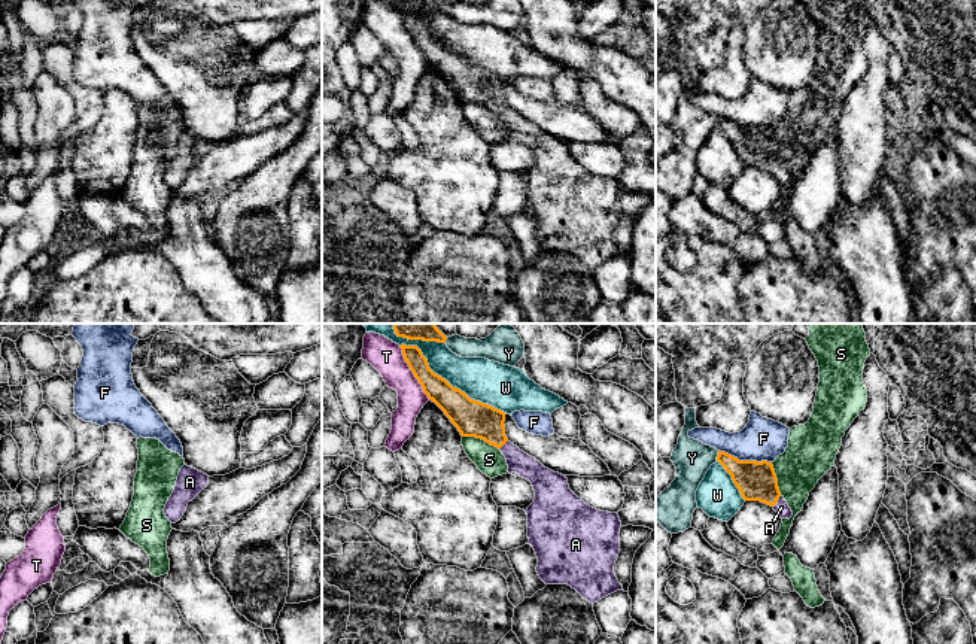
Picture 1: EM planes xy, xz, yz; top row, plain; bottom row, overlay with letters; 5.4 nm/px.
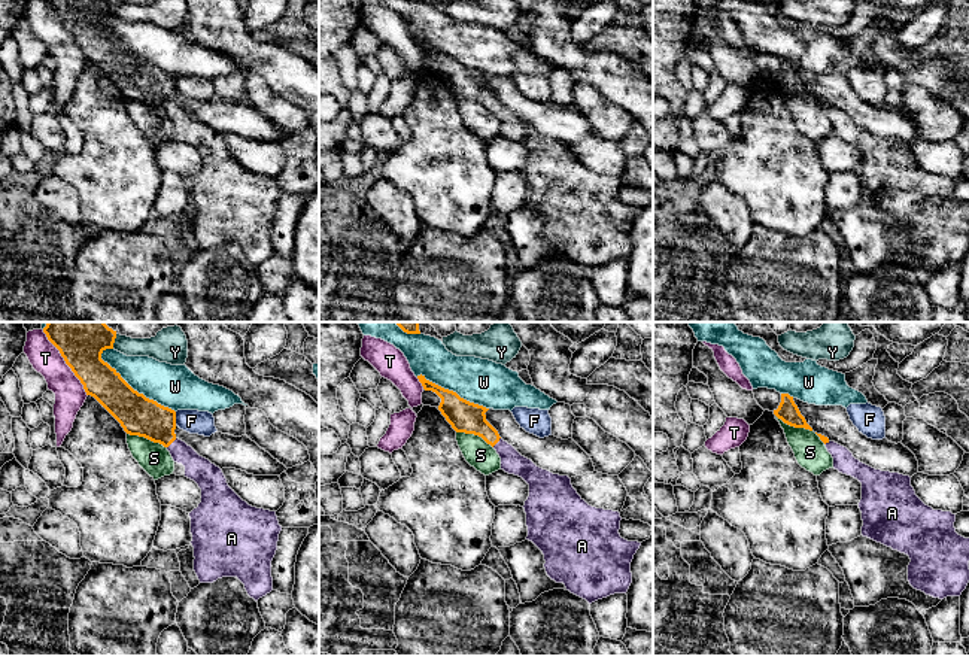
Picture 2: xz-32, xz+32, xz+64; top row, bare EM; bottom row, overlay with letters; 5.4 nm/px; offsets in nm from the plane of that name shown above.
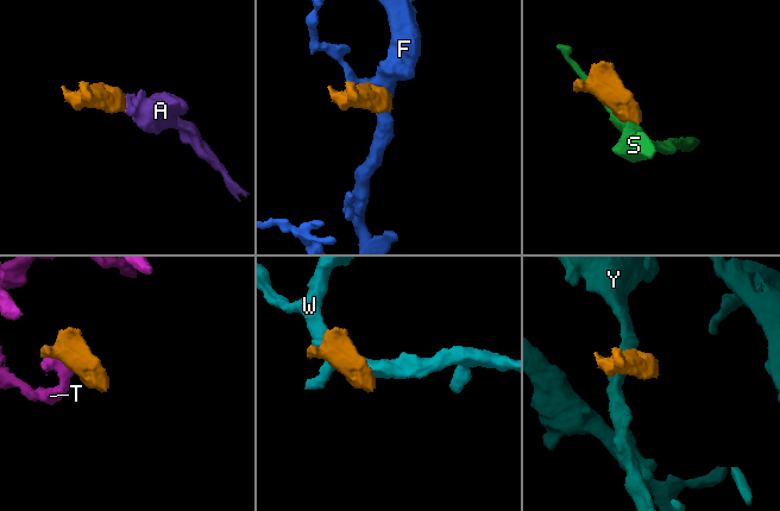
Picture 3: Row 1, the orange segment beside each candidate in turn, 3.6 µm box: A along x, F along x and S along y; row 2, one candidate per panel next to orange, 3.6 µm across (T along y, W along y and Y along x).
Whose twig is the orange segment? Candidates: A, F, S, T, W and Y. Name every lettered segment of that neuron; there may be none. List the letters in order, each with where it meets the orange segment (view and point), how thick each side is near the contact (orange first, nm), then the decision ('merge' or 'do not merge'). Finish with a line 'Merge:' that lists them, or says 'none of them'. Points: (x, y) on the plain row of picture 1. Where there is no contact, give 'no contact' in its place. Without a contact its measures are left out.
A: yz (777, 167) | 200/80 nm | merge
F: yz (745, 127) | 200/220 nm | do not merge
S: xz (480, 103) | 200/160 nm | do not merge
T: xz (413, 39) | 150/180 nm | do not merge
W: xz (449, 49) | 200/240 nm | do not merge
Y: yz (718, 121) | 200/200 nm | do not merge
Merge: A

